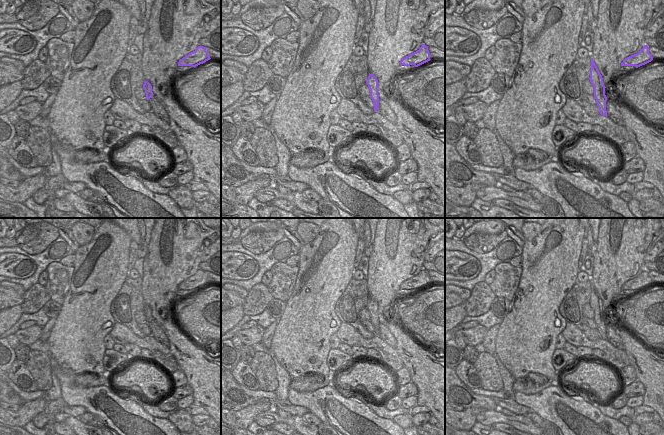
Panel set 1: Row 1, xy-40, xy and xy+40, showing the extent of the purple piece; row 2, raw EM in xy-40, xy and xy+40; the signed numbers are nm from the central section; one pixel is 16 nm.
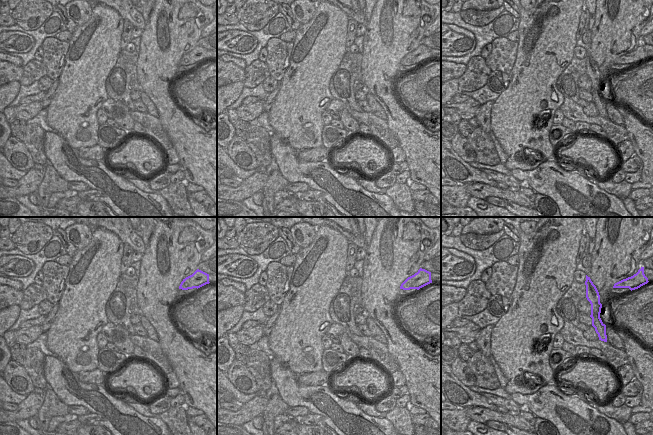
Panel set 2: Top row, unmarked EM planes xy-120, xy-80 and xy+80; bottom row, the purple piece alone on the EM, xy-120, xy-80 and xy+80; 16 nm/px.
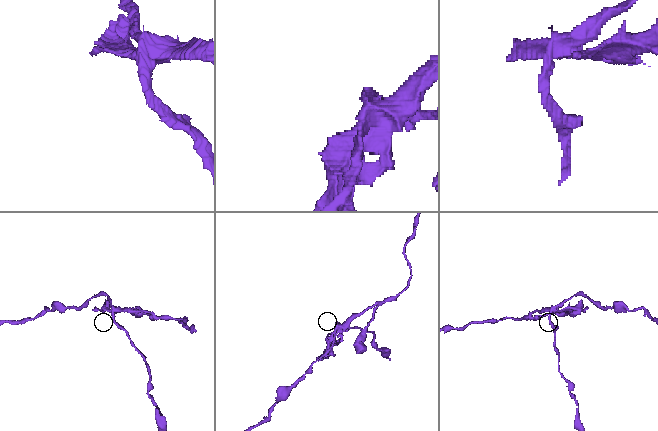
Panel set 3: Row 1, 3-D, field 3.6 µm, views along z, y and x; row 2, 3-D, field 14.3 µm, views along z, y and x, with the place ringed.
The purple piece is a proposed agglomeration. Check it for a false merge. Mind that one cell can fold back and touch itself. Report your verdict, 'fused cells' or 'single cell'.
fused cells

